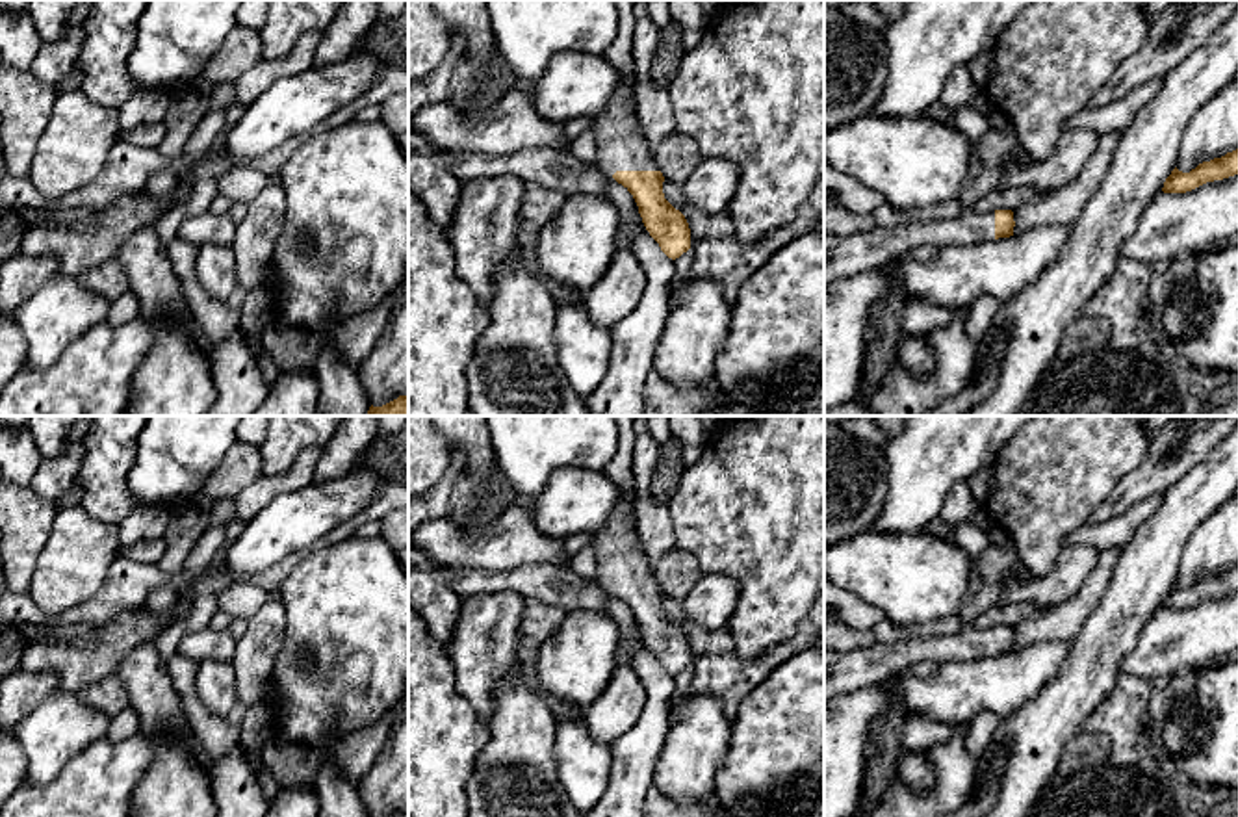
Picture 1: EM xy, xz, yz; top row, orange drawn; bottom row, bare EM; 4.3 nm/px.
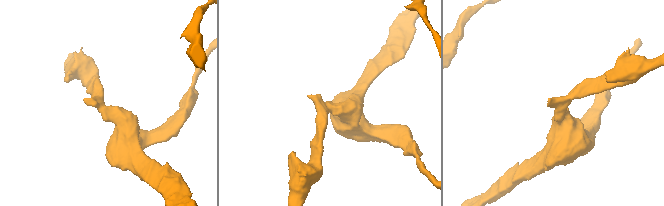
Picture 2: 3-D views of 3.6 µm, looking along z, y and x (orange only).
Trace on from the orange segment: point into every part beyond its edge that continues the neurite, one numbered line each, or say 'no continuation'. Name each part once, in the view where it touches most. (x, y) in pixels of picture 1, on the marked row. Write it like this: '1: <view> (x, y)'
1: xz (622, 145)

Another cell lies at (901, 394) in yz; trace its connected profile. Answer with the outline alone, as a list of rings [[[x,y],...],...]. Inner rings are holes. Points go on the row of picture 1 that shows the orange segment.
[[[961,308],[948,325],[924,336],[935,355],[935,368],[924,379],[895,362],[870,397],[876,416],[922,416],[969,384],[978,342],[967,334],[965,318]]]

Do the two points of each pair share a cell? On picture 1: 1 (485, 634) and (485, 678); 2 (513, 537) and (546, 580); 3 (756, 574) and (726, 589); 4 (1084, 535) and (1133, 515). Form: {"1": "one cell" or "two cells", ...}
{"1": "one cell", "2": "two cells", "3": "two cells", "4": "one cell"}

